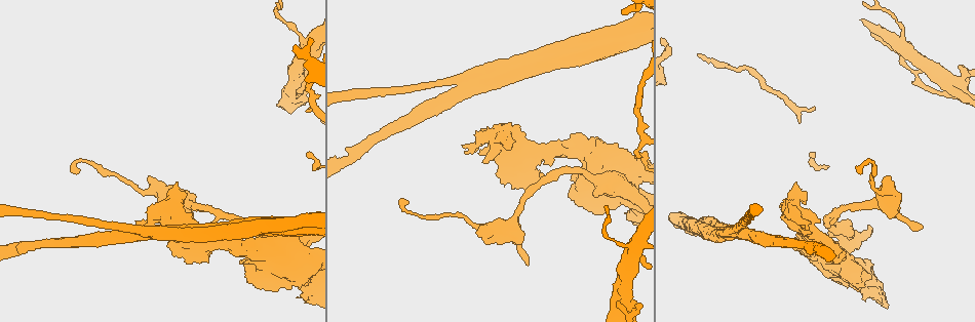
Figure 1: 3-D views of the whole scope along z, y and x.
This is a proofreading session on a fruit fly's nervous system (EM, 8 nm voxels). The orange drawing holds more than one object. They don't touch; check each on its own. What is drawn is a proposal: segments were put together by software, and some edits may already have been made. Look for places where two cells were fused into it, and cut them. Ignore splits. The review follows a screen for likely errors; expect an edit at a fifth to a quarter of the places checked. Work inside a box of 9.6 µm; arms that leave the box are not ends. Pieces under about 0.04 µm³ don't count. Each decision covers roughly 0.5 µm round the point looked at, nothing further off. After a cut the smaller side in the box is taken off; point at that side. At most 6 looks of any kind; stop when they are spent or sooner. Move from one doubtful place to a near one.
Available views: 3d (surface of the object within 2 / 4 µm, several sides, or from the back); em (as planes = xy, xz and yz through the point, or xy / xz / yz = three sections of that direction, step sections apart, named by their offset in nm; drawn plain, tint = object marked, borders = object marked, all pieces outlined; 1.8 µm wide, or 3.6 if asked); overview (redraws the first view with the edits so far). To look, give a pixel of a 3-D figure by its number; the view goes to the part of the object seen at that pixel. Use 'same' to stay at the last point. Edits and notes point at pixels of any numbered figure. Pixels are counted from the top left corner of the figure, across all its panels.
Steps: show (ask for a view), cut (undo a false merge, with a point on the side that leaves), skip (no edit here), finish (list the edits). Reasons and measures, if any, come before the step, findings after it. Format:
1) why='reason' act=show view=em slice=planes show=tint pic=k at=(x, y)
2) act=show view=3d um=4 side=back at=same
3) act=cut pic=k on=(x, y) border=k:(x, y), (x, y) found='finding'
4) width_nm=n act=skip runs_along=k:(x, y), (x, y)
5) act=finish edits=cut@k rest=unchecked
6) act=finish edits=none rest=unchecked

why='sudden change in width' act=show view=em slice=yz step=4 show=tint pic=1 at=(843, 245)

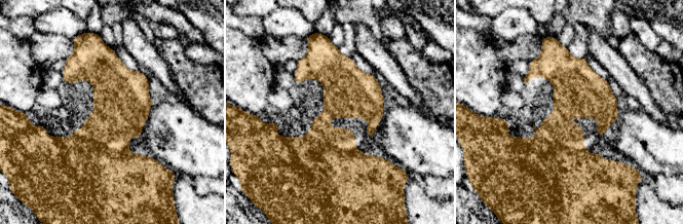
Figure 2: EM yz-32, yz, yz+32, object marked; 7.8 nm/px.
width_nm=360 act=skip found='continuous, no second cell'

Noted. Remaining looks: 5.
why='touches itself' act=show view=3d um=4 pic=1 at=(202, 243)

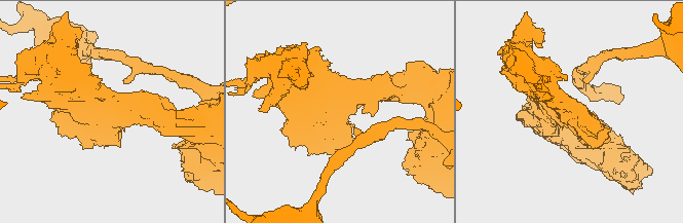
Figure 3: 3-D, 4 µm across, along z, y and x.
why='need the tissue' act=show view=em um=3.6 slice=yz step=4 show=tint pic=3 at=(341, 112)

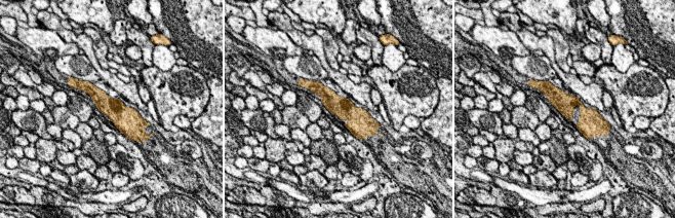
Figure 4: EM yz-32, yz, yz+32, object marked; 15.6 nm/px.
act=show view=em um=3.6 slice=planes show=tint at=same

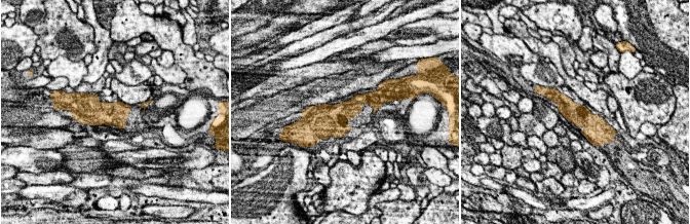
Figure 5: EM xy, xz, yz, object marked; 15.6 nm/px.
act=skip runs_along=5:(552, 96), (588, 122), (603, 123) found='one cell here'

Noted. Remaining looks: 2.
why='sudden change in width' act=show view=em um=3.6 slice=planes show=plain pic=1 at=(633, 246)

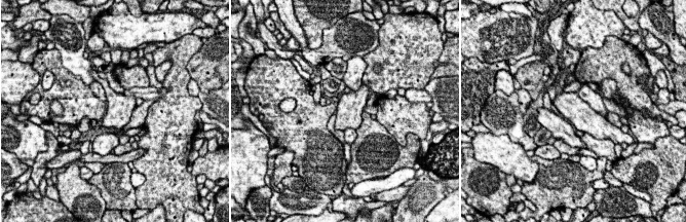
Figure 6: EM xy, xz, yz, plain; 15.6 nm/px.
act=show view=em um=3.6 slice=planes show=tint at=same

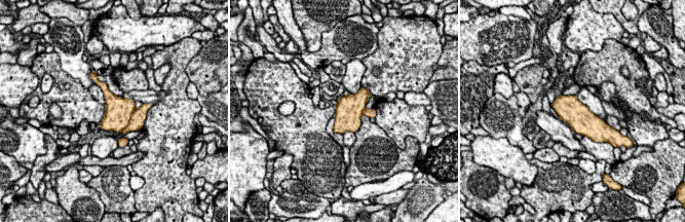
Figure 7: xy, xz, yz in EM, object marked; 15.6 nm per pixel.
width_nm=400 act=cut pic=7 on=(138, 118) border=7:(136, 109), (129, 122), (120, 132) found='a second cell is stuck on'

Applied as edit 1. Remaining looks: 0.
act=finish edits=cut@7 rest=unchecked

